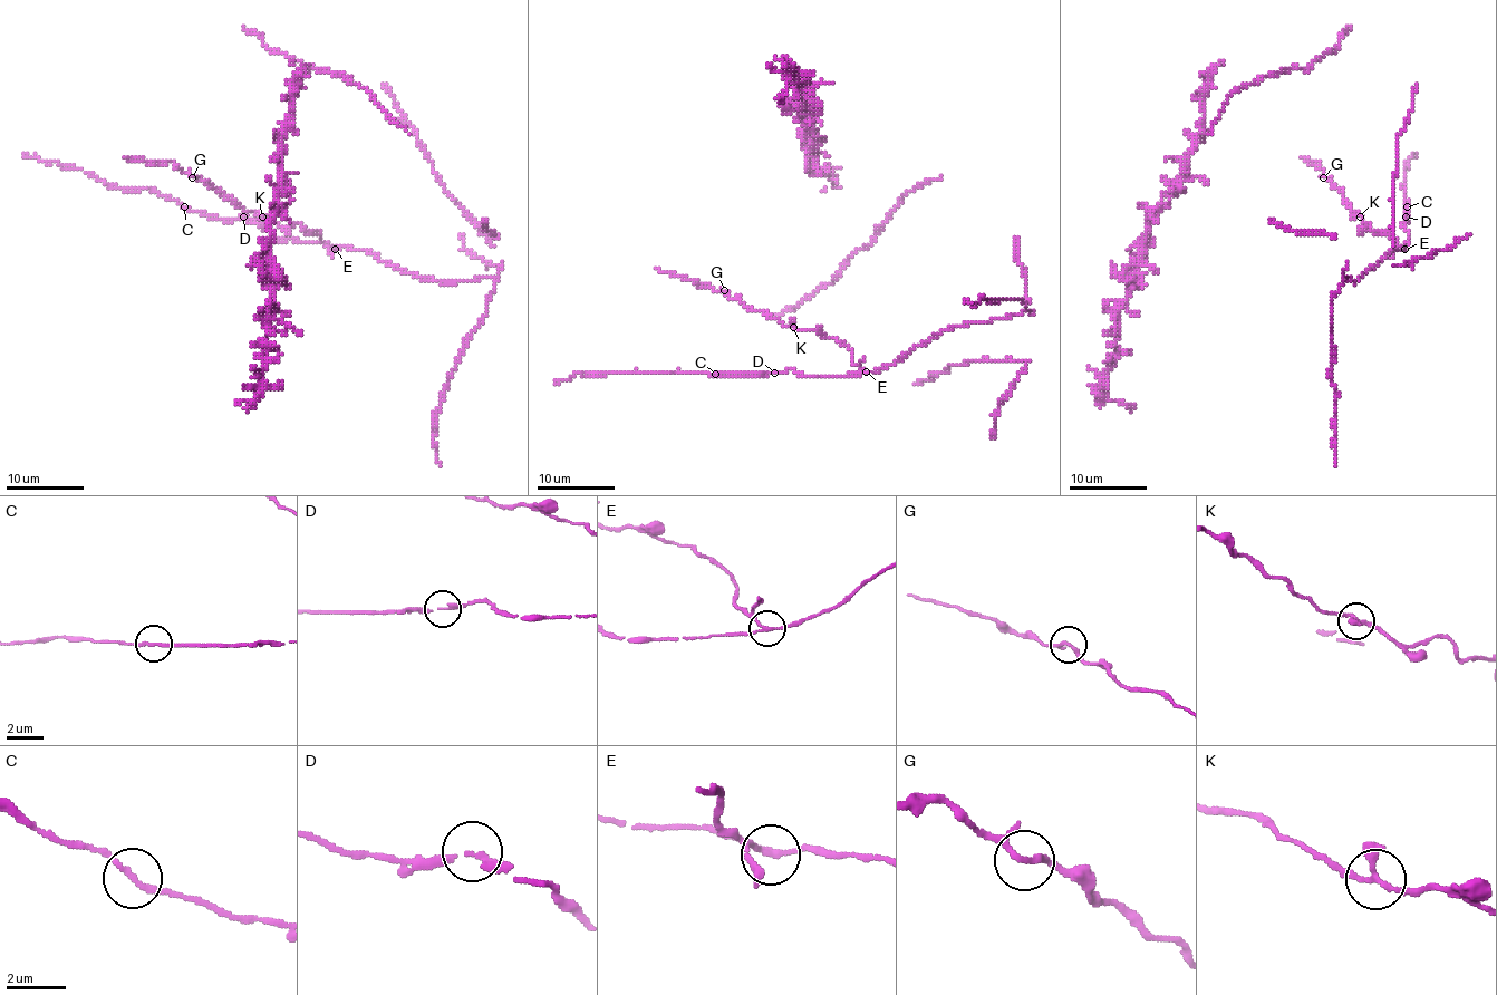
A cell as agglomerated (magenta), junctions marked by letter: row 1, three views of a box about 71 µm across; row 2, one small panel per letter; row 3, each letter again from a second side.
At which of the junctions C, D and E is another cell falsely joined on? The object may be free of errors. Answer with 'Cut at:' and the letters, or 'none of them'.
Cut at: E

